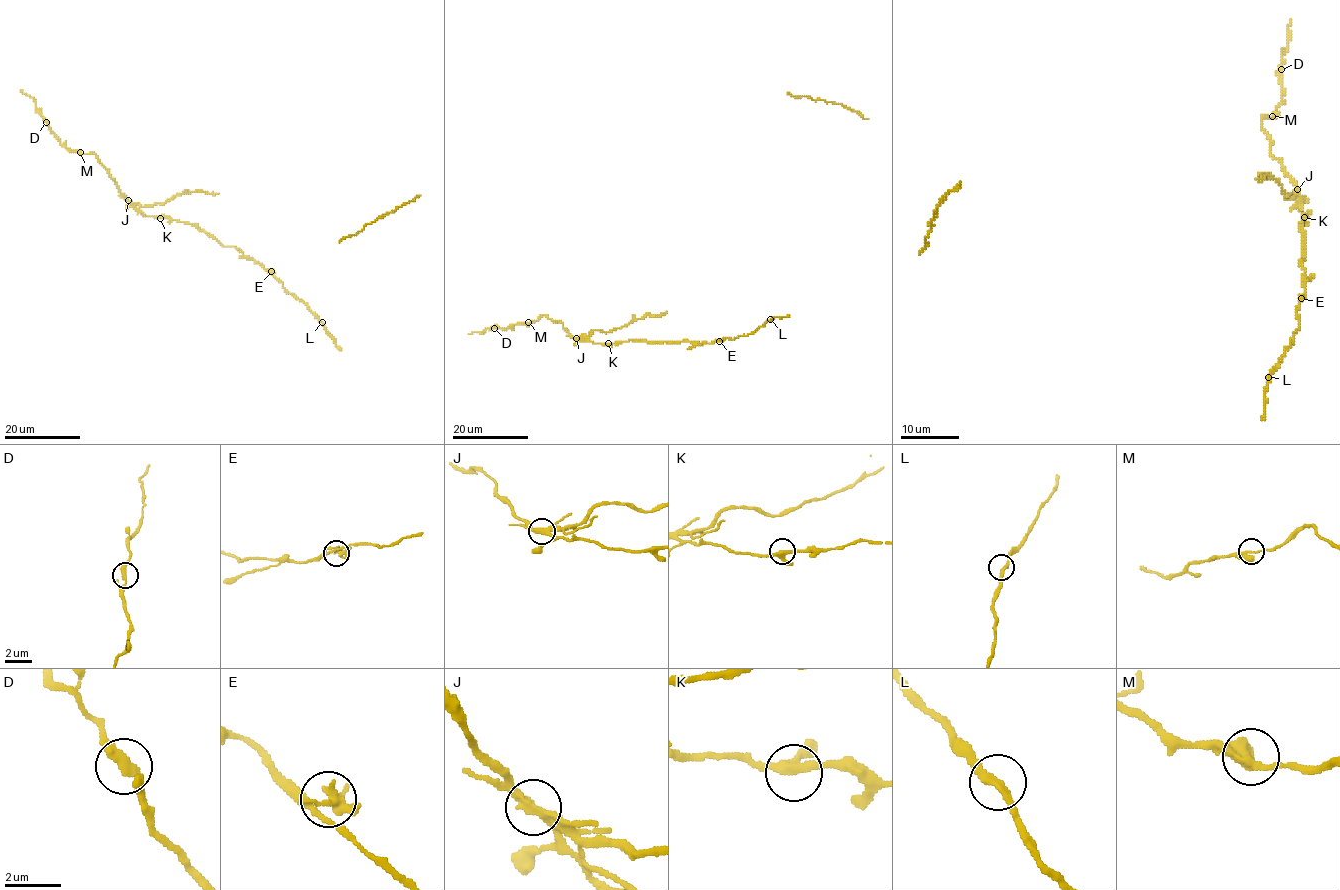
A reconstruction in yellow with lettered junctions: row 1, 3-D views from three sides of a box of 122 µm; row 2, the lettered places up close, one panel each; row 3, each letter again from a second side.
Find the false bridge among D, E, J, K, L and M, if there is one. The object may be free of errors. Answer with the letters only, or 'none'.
J

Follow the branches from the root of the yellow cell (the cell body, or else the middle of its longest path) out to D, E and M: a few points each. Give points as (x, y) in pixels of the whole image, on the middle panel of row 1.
D: (735, 338), (709, 344), (637, 340), (595, 344), (573, 338), (559, 321), (545, 314), (507, 329), (494, 328)
E: (735, 338), (719, 341)
M: (735, 338), (709, 344), (637, 340), (595, 344), (573, 338), (559, 321), (545, 314), (528, 322)

